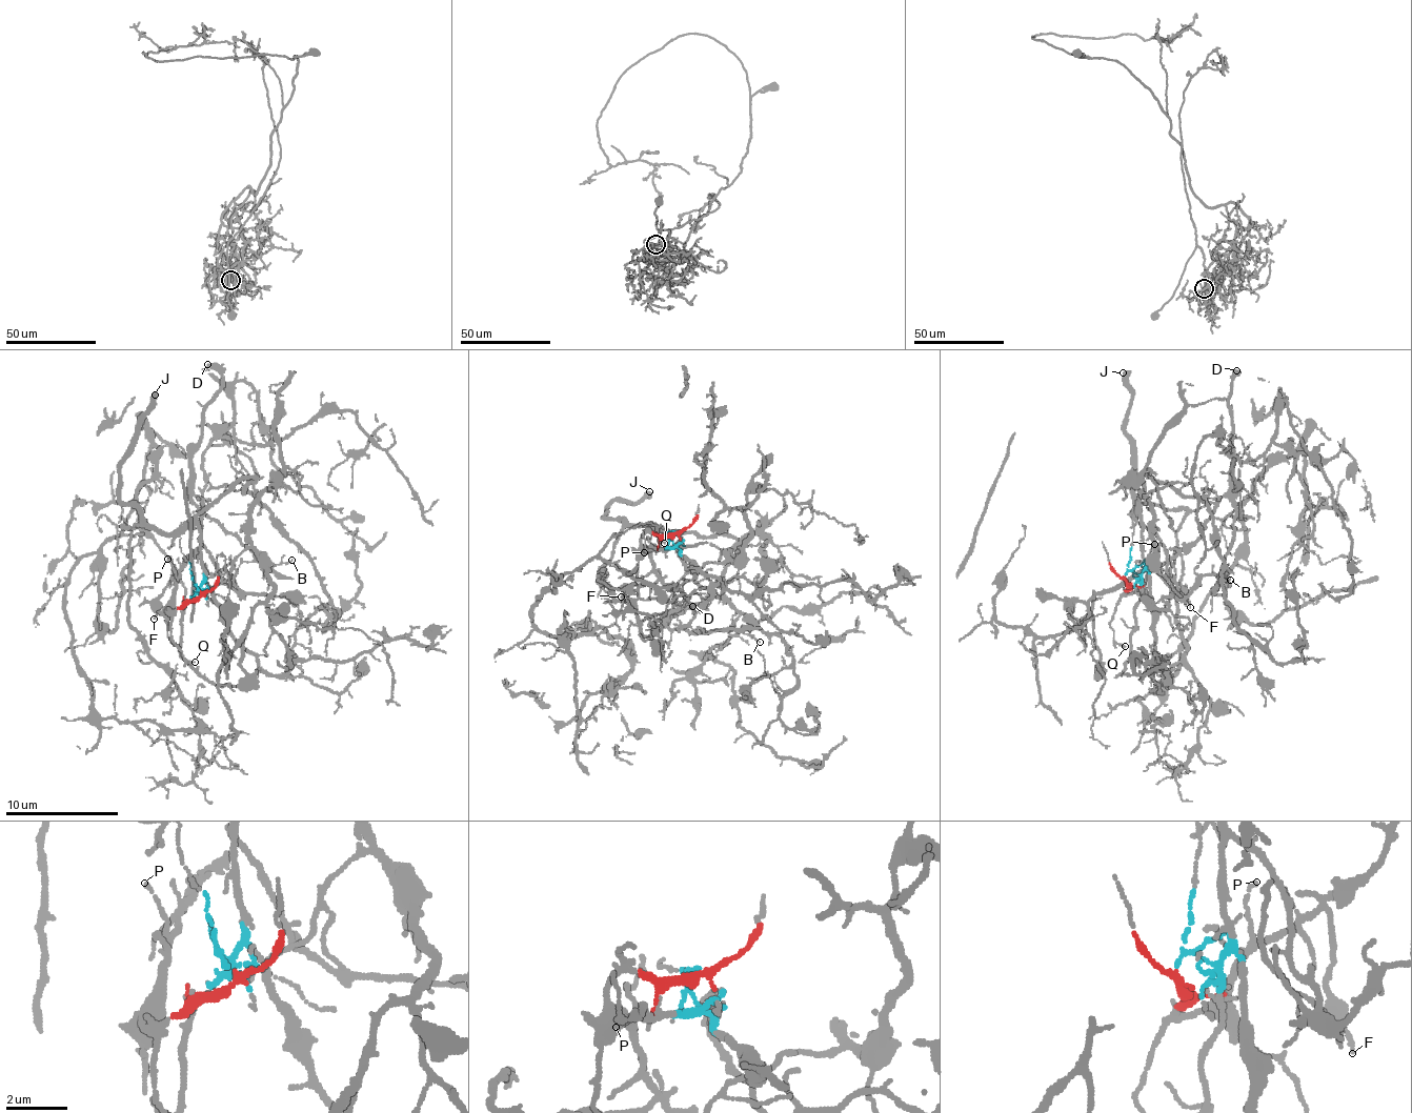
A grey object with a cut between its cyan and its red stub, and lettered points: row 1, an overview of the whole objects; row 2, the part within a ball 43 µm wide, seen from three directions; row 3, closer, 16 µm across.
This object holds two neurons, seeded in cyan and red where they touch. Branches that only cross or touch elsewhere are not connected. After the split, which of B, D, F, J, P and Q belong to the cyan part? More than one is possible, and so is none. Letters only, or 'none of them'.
J

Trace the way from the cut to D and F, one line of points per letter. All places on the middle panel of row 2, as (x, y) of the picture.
D: (678, 530), (657, 535), (647, 531), (642, 537), (653, 572), (678, 607), (665, 619), (706, 603), (693, 606)
F: (678, 530), (657, 535), (647, 531), (642, 537), (657, 580), (630, 586), (620, 598)

